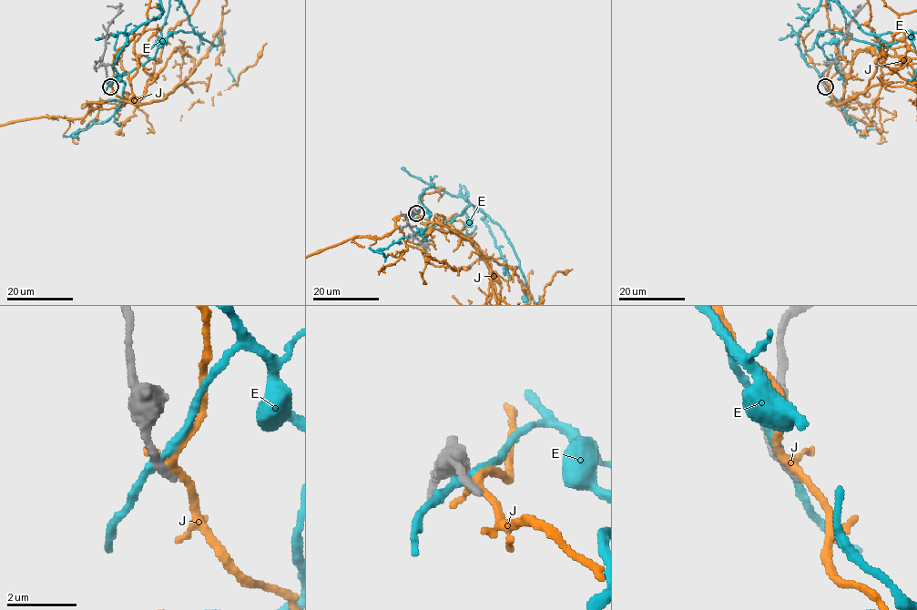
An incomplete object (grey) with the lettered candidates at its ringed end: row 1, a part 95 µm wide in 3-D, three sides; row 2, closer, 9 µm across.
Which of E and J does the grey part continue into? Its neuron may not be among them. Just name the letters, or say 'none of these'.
none of these

